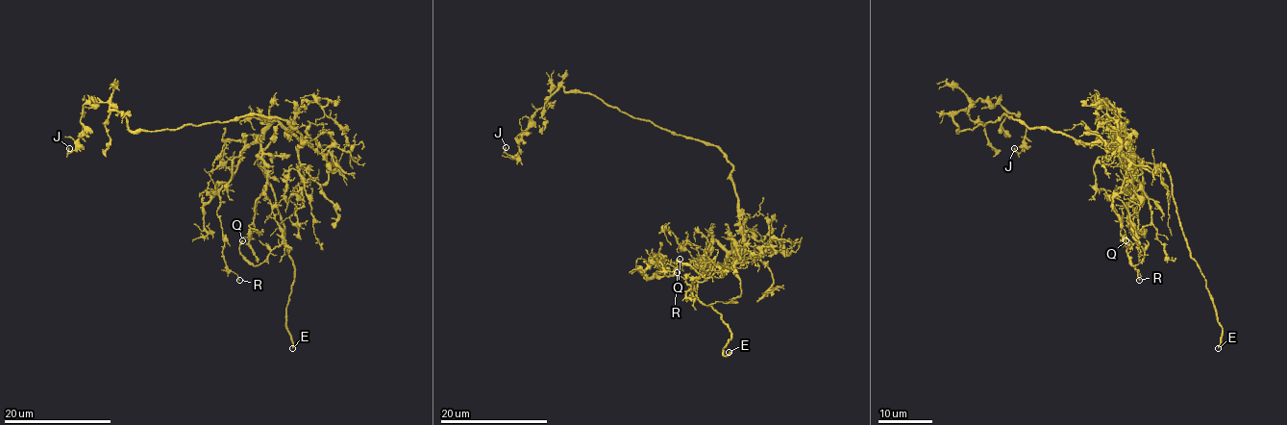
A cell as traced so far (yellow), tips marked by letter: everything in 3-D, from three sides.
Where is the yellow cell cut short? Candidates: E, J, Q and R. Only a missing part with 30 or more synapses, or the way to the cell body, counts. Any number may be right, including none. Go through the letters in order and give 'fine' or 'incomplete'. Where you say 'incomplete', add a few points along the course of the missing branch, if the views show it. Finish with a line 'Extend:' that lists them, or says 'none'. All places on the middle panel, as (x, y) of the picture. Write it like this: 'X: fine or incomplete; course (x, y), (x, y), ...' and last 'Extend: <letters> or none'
E: incomplete; course (729, 352), (707, 345), (670, 356), (654, 349), (674, 346), (680, 366), (688, 374), (702, 372), (704, 377)
J: fine
Q: fine
R: fine
Extend: E

